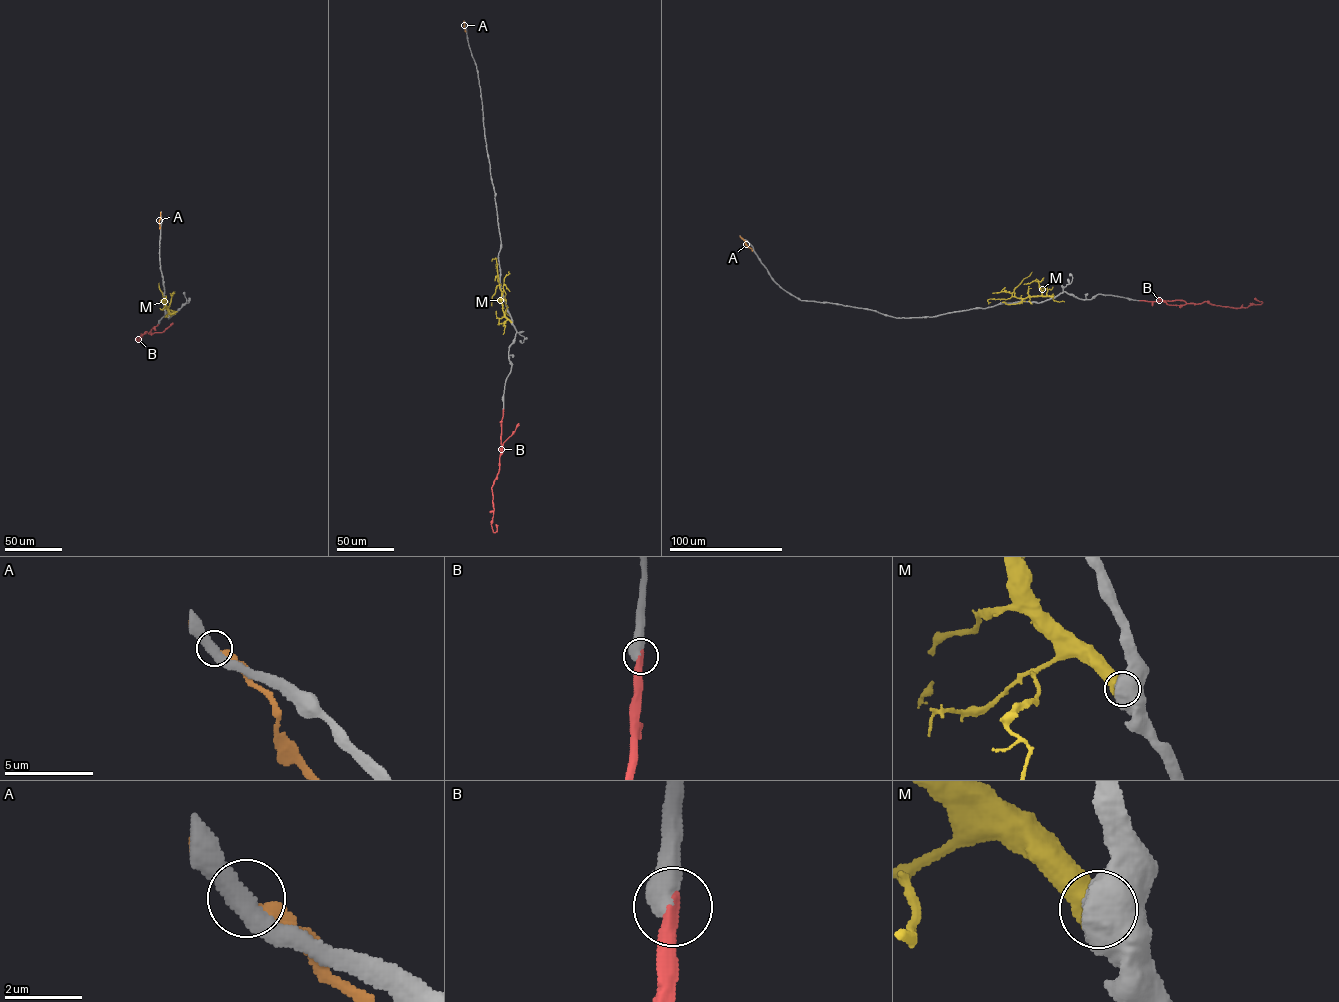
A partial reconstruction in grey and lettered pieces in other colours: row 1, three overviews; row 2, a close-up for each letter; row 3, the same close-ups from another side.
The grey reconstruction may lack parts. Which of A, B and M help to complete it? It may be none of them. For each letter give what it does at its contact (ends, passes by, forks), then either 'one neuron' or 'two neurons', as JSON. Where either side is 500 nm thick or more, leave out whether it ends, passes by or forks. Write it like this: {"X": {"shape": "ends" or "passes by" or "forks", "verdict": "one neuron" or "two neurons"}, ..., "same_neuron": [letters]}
{"A": {"shape": "passes by", "verdict": "two neurons"}, "B": {"verdict": "one neuron"}, "M": {"verdict": "two neurons"}, "same_neuron": ["B"]}

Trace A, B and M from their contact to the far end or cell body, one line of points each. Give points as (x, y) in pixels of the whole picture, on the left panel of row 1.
A: (160, 214), (160, 228)
B: (158, 324), (149, 333), (146, 331), (139, 336), (138, 342), (135, 339), (141, 338), (141, 333)
M: (174, 311), (165, 305), (160, 308)

